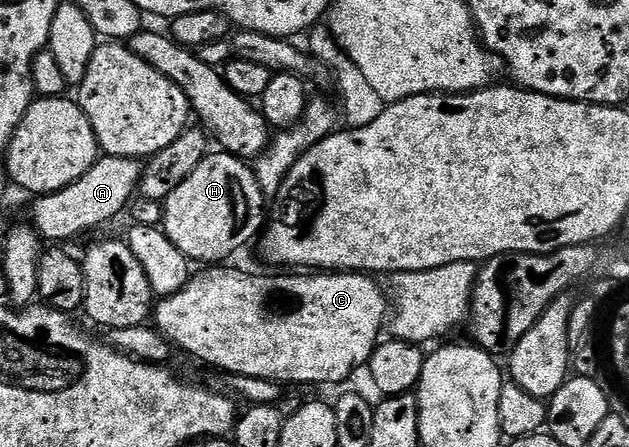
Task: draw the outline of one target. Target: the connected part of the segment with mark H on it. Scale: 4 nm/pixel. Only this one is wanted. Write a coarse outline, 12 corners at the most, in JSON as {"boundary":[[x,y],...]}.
{"boundary":[[209,153],[164,199],[189,263],[224,264],[266,225],[245,159]]}

